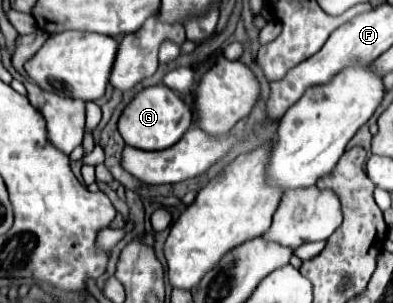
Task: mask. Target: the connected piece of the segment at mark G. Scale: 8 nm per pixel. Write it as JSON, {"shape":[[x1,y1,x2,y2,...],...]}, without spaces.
{"shape":[[155,85,143,89,131,99,131,103,121,113,117,127,127,145,145,151,159,151,175,145,183,137,183,133,191,127,191,123,193,123,193,113,189,105,185,105,181,95,165,85]]}

